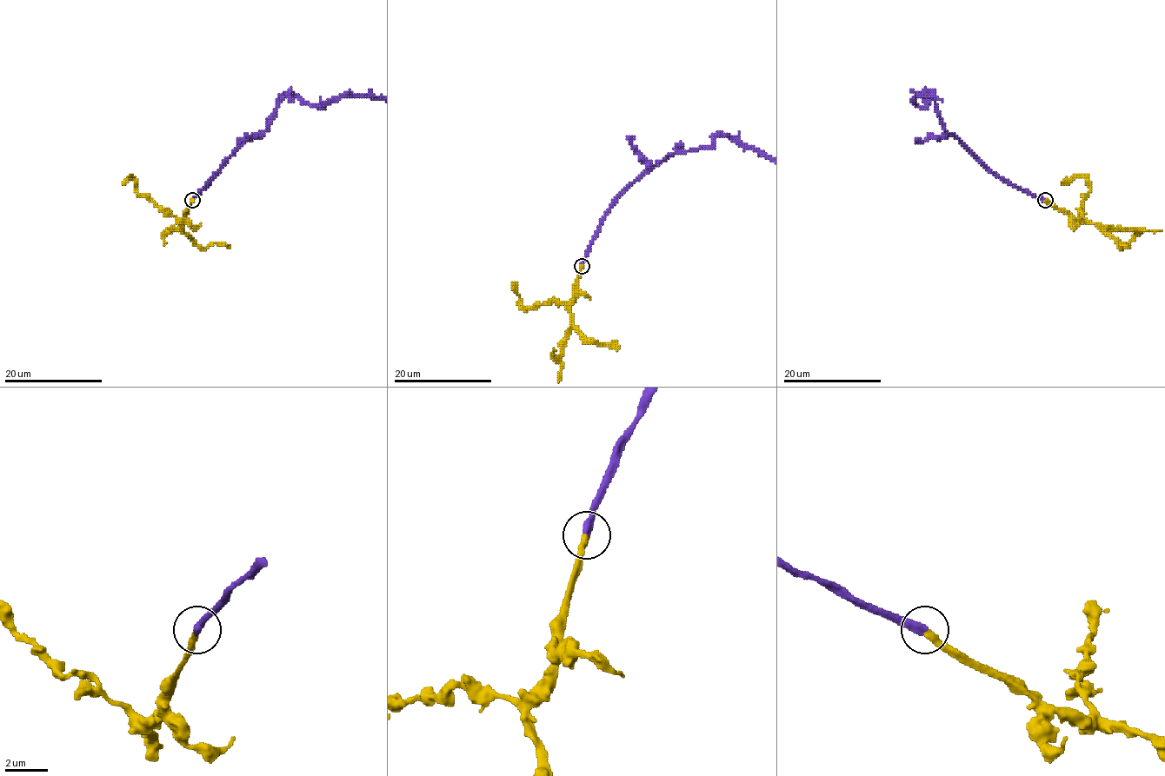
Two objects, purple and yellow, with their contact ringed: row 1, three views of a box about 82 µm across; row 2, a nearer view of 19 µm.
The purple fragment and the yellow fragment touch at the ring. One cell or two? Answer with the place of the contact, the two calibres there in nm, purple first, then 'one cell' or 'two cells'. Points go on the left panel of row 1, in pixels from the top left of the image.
at (192, 200); 400 nm thick on the purple side, 320 nm on the other; one cell

